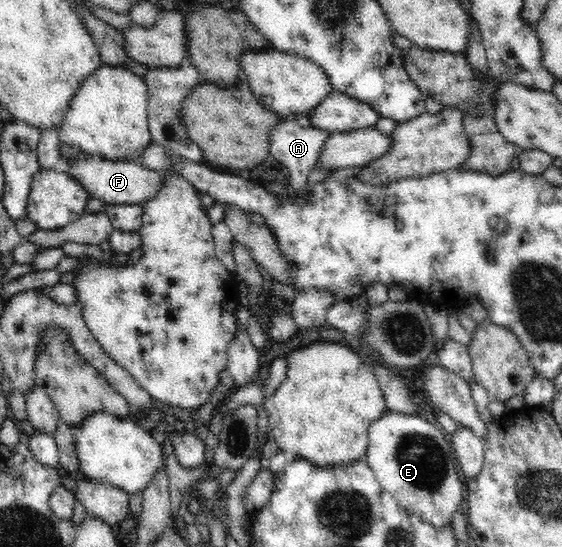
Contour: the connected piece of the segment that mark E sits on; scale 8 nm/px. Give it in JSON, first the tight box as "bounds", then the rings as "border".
{"bounds":[364,411,463,531],"border":[[[385,411],[374,420],[368,430],[368,445],[364,454],[366,463],[375,473],[384,491],[395,497],[398,506],[419,516],[436,531],[451,528],[453,512],[461,506],[463,484],[451,458],[451,444],[437,428],[417,415]]]}

